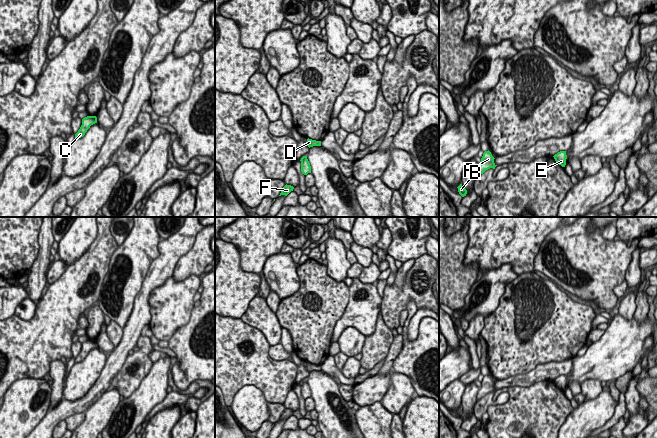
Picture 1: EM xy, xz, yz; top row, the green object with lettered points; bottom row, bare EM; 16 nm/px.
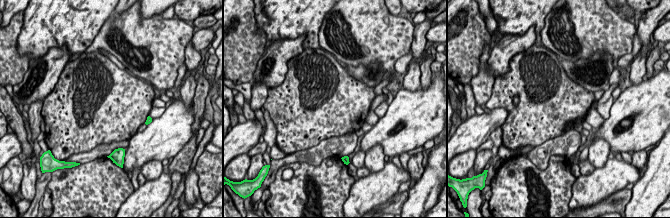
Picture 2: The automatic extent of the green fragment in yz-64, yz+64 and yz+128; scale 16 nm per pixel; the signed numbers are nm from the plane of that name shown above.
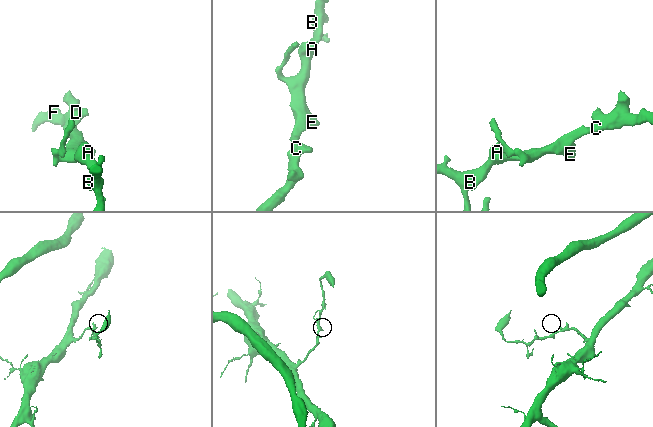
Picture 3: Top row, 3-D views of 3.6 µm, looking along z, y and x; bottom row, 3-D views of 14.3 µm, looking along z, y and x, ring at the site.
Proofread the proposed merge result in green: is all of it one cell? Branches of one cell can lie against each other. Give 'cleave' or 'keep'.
keep

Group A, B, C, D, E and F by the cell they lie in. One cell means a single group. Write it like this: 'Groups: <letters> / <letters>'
Groups: A B C D E F

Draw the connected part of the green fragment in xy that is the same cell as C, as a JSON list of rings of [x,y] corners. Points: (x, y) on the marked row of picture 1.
[[[87,116],[82,119],[82,125],[78,132],[75,134],[75,139],[81,138],[85,135],[87,130],[90,128],[91,125],[97,123],[96,116]]]

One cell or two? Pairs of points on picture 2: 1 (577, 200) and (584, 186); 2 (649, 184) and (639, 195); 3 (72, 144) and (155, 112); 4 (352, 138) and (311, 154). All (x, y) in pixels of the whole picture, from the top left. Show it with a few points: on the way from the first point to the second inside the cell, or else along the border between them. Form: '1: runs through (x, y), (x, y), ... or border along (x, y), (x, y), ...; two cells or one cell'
1: runs through (580, 197), (584, 193), (584, 189); one cell
2: runs through (647, 187), (642, 192); one cell
3: border along (152, 107), (148, 115); two cells
4: runs through (342, 146), (333, 146), (321, 151); one cell

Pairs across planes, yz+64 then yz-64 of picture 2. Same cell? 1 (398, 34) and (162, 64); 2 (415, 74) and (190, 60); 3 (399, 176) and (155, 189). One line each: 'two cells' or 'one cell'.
1: one cell
2: two cells
3: one cell

